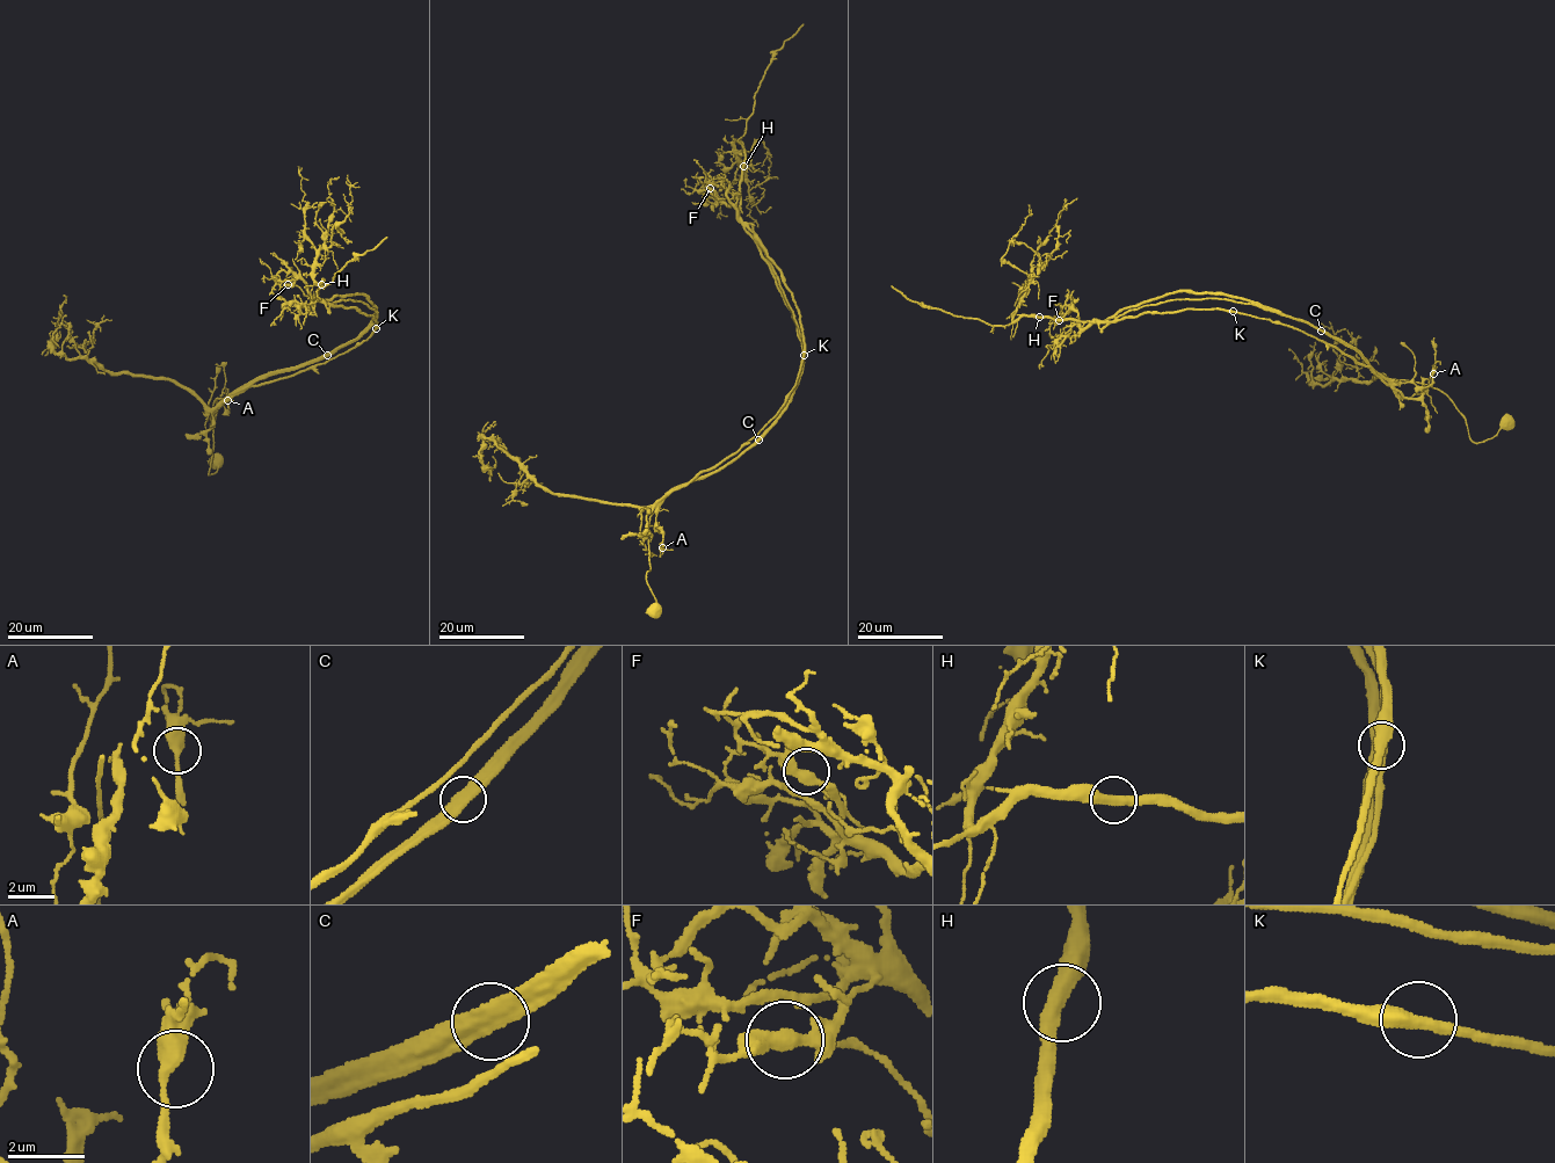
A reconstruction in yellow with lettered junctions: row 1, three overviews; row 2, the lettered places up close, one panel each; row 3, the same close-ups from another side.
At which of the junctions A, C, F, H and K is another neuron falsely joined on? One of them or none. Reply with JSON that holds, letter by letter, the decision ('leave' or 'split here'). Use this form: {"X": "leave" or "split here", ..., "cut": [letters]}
{"A": "leave", "C": "split here", "F": "leave", "H": "leave", "K": "leave", "cut": ["C"]}

